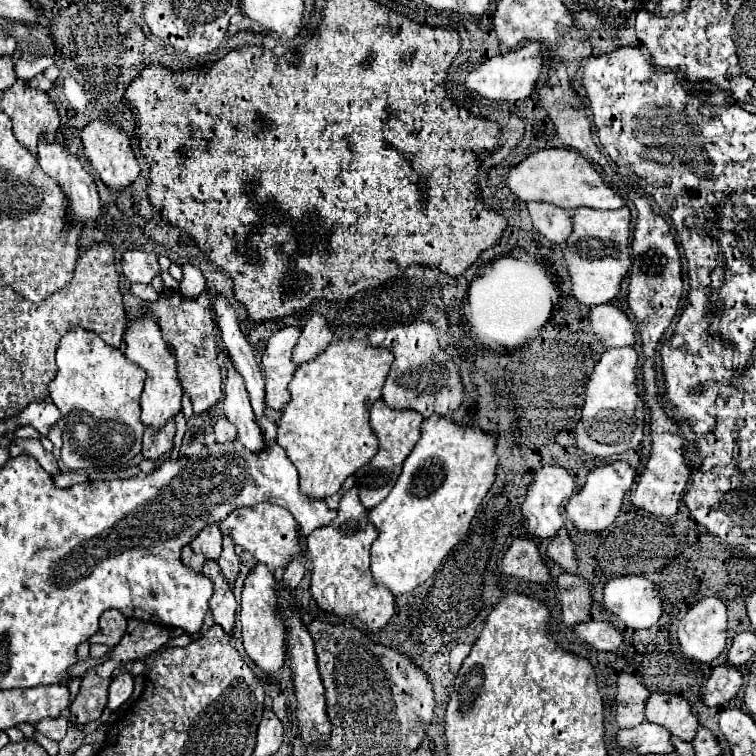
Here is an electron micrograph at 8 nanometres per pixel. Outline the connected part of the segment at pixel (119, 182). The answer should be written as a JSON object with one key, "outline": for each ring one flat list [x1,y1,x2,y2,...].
{"outline":[[96,118,90,120,82,132,80,132,82,144,84,144,84,152,90,160,90,164,96,168,98,176,104,180,104,184,110,190,122,190,126,188,130,182,134,182,140,174,140,166,134,158,132,146,130,146,130,138,120,130,120,126,112,120,104,120,104,118]]}

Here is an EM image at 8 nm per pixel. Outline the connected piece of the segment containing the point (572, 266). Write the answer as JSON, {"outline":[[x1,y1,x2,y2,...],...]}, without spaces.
{"outline":[[578,208,574,212,574,232,566,242,564,256,572,278,572,294,584,306,612,302,624,276,630,270,630,208,594,210]]}

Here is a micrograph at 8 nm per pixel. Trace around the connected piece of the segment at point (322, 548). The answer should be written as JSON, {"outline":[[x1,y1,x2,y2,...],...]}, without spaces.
{"outline":[[350,488,338,506,338,516,328,526,314,530,306,536,308,554,312,560,310,592,318,606,336,616,352,616,376,632,394,614,394,596,386,586,374,582,370,572,370,546,378,538,378,530,368,520,368,508,358,498,358,488]]}

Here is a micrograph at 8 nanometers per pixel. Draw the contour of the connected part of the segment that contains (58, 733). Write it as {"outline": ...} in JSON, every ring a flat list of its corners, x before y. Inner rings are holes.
{"outline":[[66,716,40,720,40,724,36,724,36,730,42,732,44,736,48,736,54,742,60,742,66,736,66,728,68,728,68,718]]}

